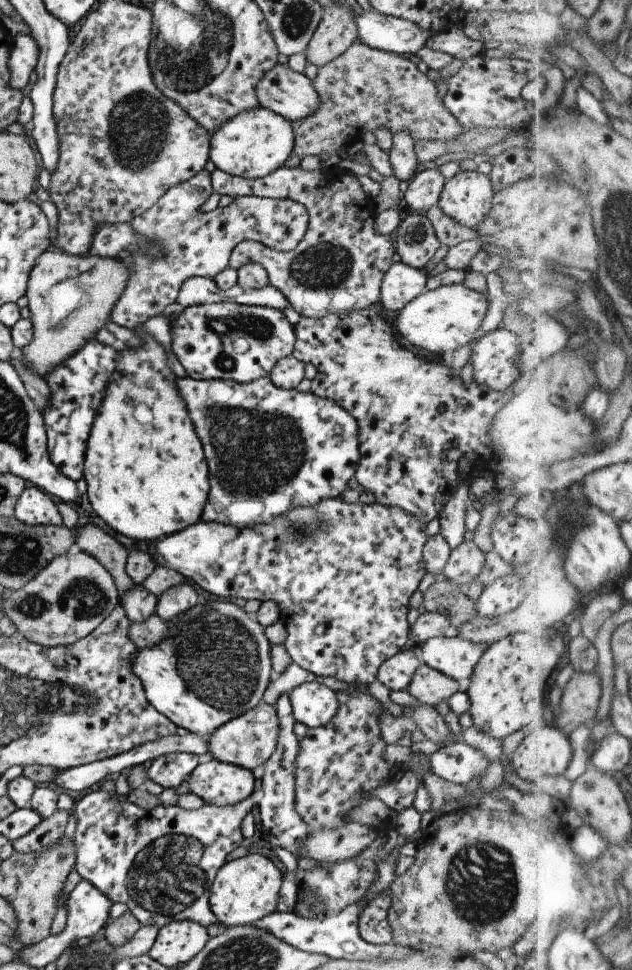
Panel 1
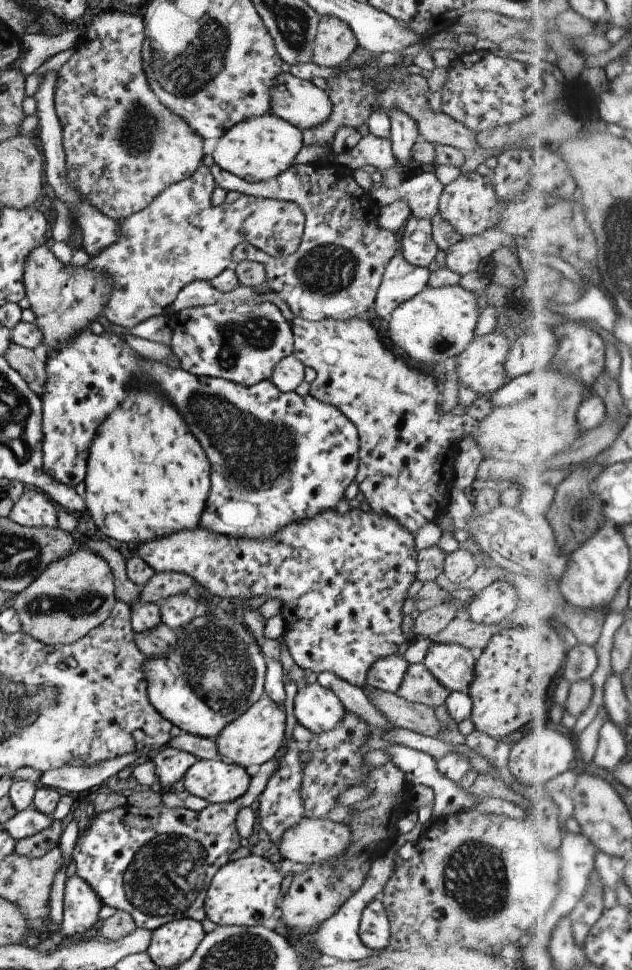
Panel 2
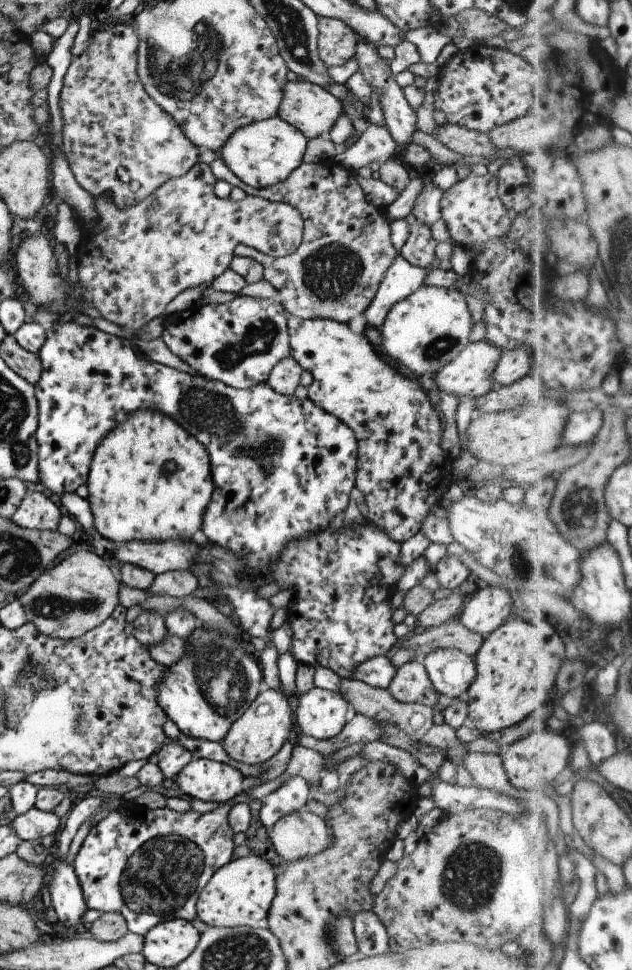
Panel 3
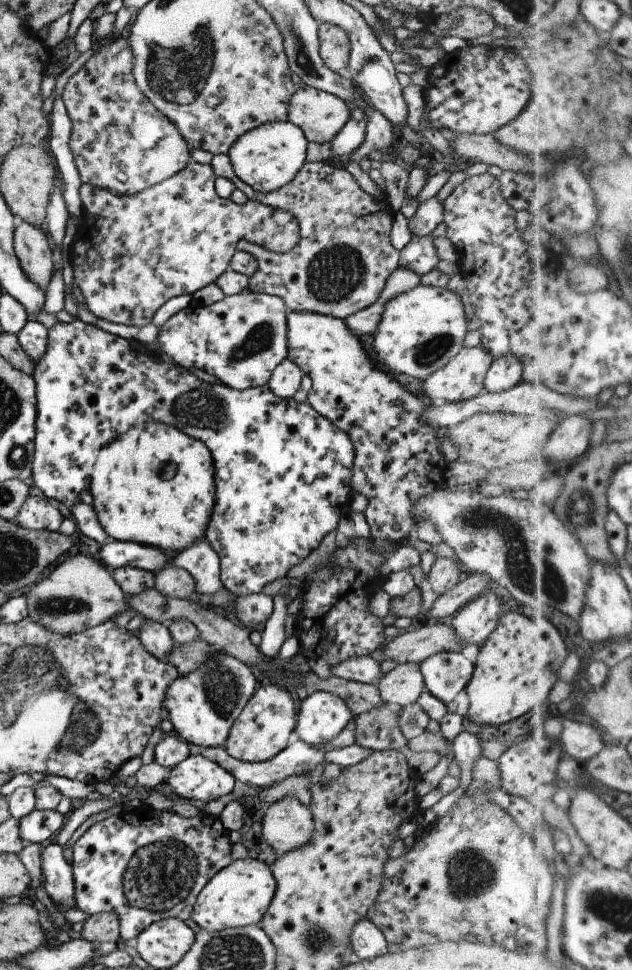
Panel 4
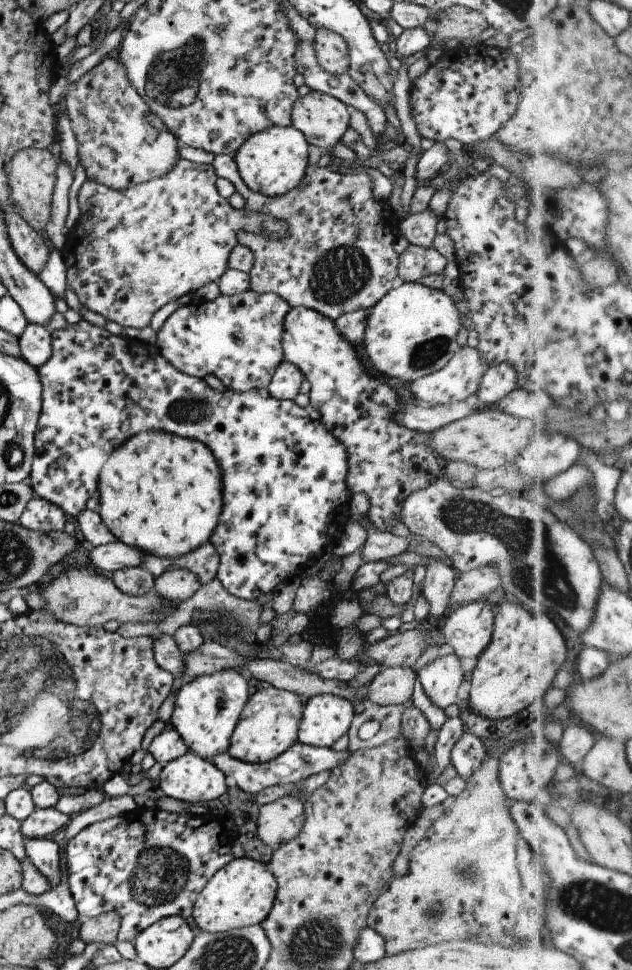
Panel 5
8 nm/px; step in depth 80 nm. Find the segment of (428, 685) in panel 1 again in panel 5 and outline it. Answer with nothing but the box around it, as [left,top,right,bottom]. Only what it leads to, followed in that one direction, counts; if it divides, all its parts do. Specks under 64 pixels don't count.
[367,667,415,706]

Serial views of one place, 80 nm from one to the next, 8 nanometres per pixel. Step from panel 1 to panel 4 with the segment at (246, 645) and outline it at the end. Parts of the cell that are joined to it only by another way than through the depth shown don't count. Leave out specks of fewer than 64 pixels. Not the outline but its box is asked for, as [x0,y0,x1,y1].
[162,649,260,747]

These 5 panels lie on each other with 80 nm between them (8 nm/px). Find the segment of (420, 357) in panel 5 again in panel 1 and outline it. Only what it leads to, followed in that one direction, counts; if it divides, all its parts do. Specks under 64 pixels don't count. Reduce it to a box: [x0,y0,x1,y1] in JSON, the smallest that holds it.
[394,283,487,356]

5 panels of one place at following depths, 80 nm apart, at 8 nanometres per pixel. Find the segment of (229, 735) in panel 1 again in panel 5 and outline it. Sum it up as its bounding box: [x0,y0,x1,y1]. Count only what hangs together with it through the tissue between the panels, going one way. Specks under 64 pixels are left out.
[225,684,302,763]

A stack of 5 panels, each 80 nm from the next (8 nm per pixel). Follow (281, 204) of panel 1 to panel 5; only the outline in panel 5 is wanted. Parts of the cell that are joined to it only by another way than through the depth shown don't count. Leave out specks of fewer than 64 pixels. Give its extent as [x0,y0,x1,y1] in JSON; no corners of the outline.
[59,159,288,329]

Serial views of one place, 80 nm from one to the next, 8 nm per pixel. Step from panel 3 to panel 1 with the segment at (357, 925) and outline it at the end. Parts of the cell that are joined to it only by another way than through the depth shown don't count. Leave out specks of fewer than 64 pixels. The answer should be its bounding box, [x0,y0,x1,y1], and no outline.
[358,888,391,945]

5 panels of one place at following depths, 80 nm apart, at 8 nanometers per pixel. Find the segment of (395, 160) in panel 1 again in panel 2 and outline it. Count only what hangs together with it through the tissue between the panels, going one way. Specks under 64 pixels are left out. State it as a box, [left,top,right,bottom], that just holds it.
[387,109,419,175]

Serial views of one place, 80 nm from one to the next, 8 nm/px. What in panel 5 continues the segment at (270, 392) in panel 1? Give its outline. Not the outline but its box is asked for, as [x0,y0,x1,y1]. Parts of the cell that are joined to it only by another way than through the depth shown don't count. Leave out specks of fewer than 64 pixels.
[30,318,349,600]

